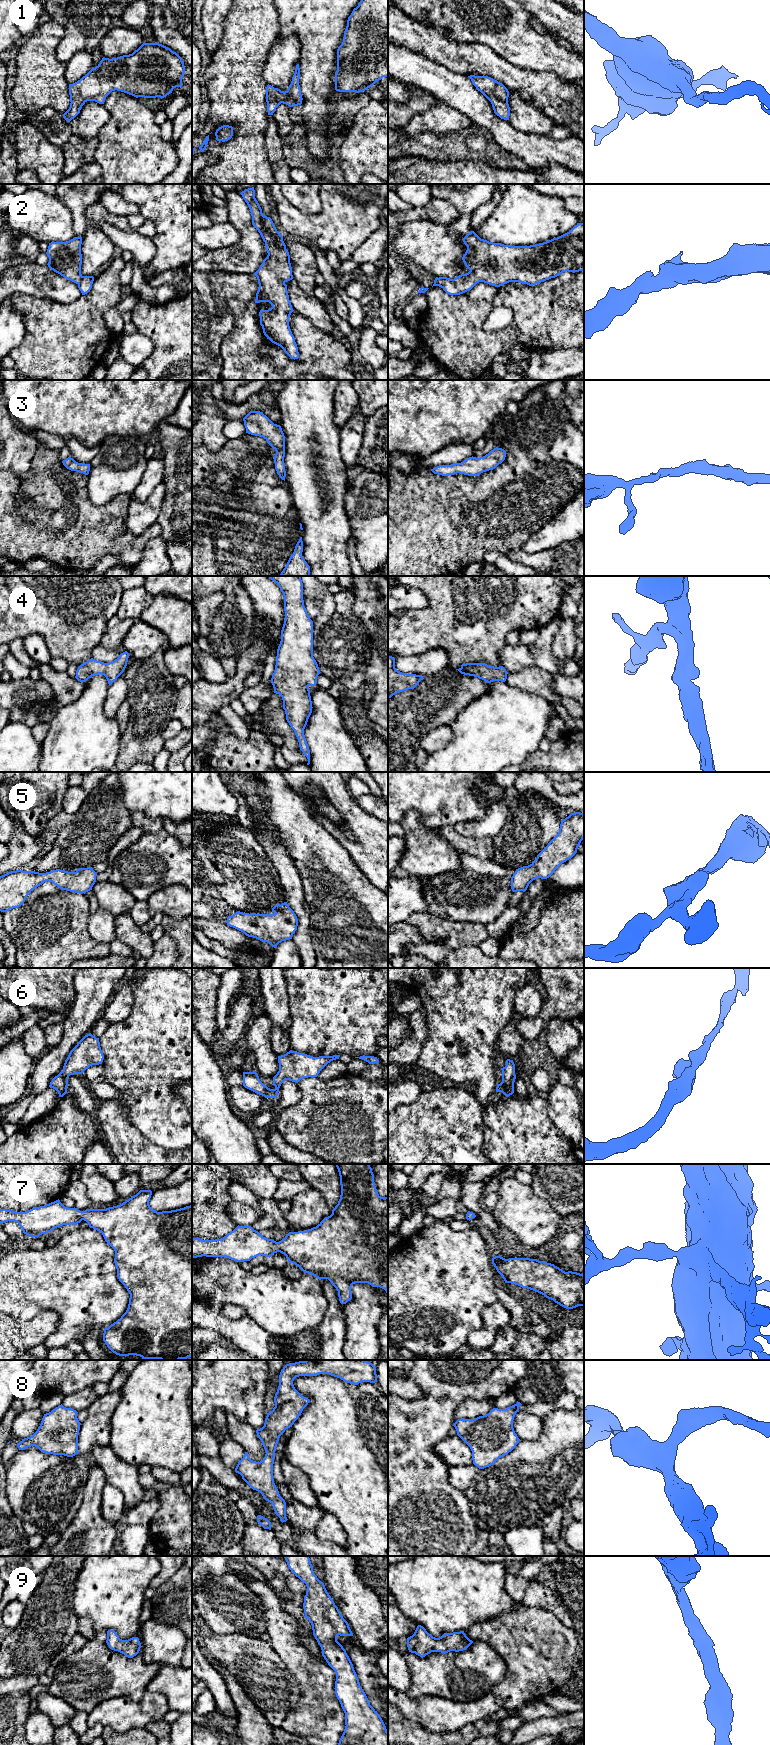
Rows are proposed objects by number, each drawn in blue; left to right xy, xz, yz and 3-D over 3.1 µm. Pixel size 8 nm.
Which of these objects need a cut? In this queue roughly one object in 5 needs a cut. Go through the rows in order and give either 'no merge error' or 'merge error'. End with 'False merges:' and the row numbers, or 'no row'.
1: no merge error
2: no merge error
3: no merge error
4: no merge error
5: no merge error
6: no merge error
7: no merge error
8: no merge error
9: no merge error
False merges: no row

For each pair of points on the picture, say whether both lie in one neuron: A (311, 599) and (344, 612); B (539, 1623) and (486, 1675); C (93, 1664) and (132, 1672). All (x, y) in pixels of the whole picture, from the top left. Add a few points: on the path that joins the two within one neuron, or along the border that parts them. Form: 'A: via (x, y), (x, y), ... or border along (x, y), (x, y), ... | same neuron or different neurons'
A: border along (334, 595), (334, 610), (314, 620) | different neurons
B: border along (486, 1643), (505, 1663), (506, 1673), (499, 1682) | different neurons
C: via (103, 1672), (122, 1672) | same neuron

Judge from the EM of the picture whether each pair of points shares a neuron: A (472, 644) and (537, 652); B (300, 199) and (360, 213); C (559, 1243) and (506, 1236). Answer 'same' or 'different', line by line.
A: different
B: different
C: same

